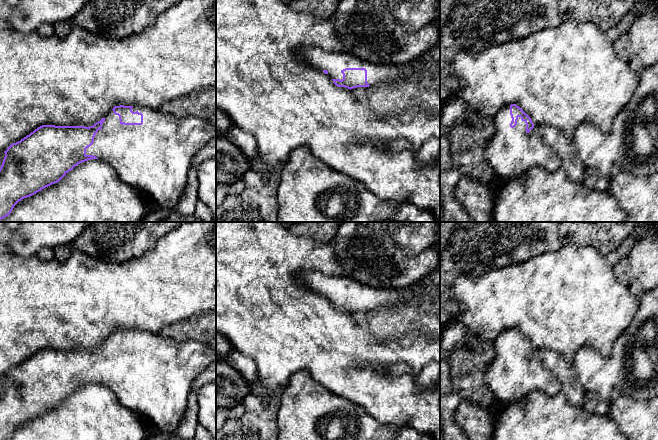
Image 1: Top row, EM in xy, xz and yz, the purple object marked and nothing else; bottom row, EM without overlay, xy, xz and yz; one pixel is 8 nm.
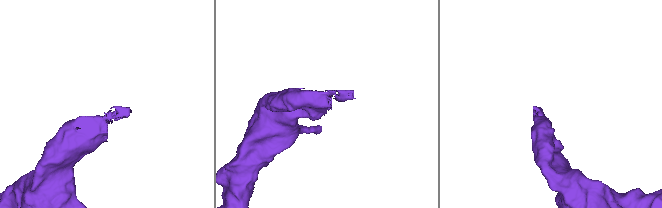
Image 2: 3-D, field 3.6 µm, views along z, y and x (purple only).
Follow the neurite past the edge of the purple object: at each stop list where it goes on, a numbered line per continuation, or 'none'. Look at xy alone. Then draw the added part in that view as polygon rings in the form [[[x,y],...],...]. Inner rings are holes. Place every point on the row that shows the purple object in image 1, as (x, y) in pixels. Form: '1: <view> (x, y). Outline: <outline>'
1: xy (155, 157). Outline: [[[133,106],[132,111],[143,114],[142,125],[121,125],[119,116],[115,115],[113,110],[109,111],[104,117],[102,128],[94,137],[93,144],[86,149],[86,155],[96,156],[99,160],[111,165],[124,183],[136,188],[144,196],[151,197],[155,207],[175,211],[187,185],[192,159],[210,140],[216,137],[216,126],[199,117],[181,117],[148,107]]]

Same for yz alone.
1: yz (511, 152). Outline: [[[510,105],[494,117],[495,132],[486,145],[485,157],[495,175],[509,180],[535,167],[550,173],[561,167],[560,156],[542,140],[536,128],[527,133],[521,117],[514,128],[510,127],[511,121]]]

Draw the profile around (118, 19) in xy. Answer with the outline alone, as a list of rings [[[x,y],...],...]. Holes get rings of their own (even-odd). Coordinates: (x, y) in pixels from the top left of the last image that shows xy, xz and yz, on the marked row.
[[[87,0],[71,24],[101,37],[123,39],[141,33],[156,18],[181,0]]]

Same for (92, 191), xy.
[[[91,159],[75,166],[71,171],[66,173],[66,175],[59,182],[52,184],[36,194],[19,201],[14,206],[12,212],[5,218],[1,219],[0,222],[143,222],[147,214],[148,211],[144,205],[144,195],[139,190],[124,183],[118,176],[116,170],[105,161]]]

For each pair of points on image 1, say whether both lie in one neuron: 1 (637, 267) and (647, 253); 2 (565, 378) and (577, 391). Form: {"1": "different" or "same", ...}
{"1": "same", "2": "same"}

